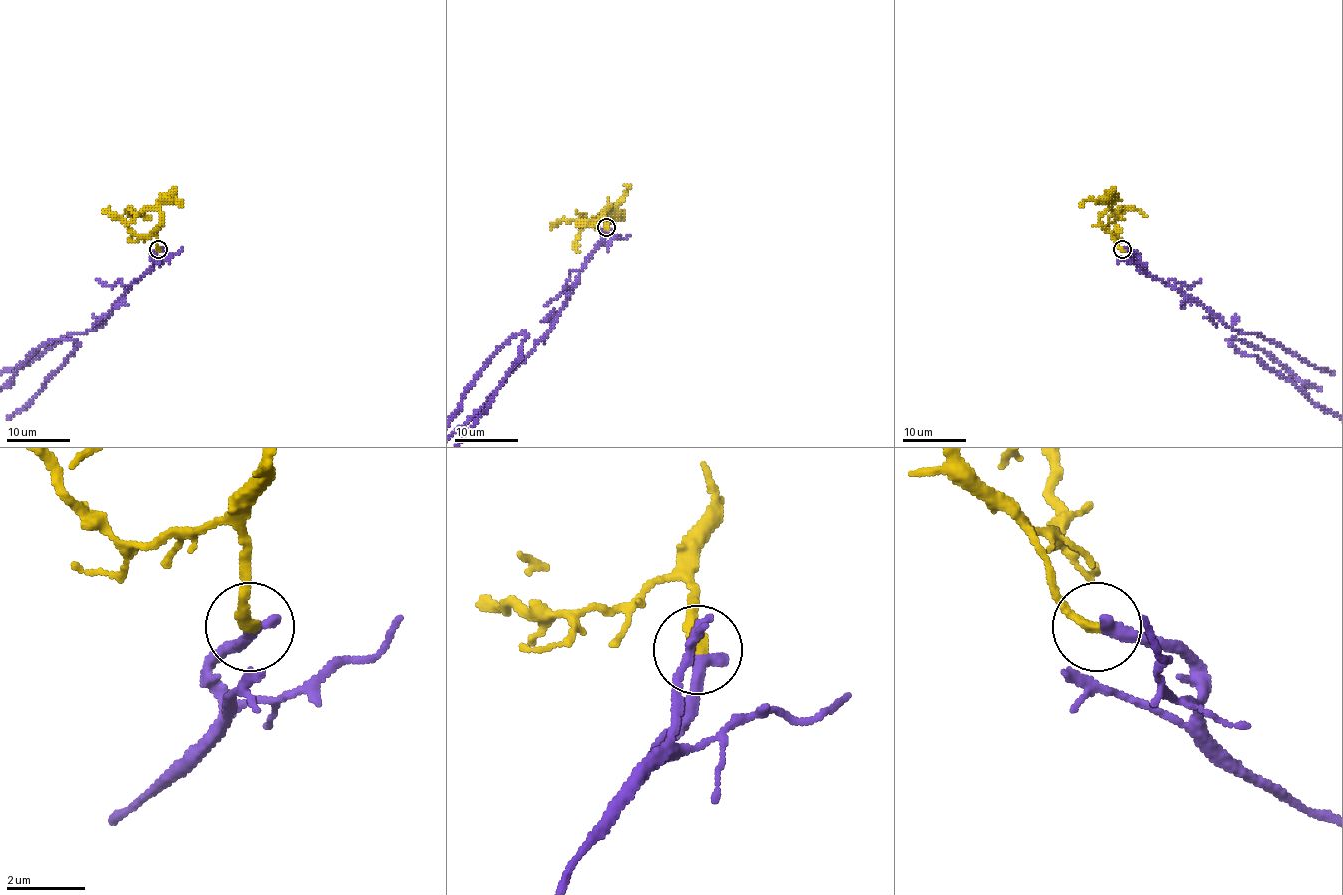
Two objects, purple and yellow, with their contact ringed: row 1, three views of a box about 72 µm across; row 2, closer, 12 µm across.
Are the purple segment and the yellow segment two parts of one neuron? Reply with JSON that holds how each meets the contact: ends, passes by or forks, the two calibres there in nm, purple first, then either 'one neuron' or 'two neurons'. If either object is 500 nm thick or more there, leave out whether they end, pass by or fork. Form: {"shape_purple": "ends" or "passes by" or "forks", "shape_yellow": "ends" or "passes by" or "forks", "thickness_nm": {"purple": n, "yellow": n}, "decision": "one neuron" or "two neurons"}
{"shape_purple": "ends", "shape_yellow": "ends", "thickness_nm": {"purple": 360, "yellow": 280}, "decision": "one neuron"}

